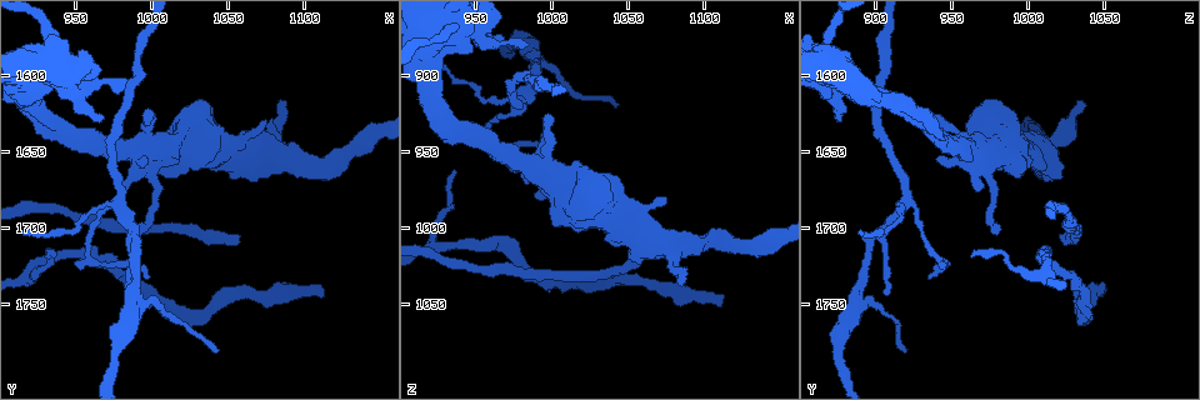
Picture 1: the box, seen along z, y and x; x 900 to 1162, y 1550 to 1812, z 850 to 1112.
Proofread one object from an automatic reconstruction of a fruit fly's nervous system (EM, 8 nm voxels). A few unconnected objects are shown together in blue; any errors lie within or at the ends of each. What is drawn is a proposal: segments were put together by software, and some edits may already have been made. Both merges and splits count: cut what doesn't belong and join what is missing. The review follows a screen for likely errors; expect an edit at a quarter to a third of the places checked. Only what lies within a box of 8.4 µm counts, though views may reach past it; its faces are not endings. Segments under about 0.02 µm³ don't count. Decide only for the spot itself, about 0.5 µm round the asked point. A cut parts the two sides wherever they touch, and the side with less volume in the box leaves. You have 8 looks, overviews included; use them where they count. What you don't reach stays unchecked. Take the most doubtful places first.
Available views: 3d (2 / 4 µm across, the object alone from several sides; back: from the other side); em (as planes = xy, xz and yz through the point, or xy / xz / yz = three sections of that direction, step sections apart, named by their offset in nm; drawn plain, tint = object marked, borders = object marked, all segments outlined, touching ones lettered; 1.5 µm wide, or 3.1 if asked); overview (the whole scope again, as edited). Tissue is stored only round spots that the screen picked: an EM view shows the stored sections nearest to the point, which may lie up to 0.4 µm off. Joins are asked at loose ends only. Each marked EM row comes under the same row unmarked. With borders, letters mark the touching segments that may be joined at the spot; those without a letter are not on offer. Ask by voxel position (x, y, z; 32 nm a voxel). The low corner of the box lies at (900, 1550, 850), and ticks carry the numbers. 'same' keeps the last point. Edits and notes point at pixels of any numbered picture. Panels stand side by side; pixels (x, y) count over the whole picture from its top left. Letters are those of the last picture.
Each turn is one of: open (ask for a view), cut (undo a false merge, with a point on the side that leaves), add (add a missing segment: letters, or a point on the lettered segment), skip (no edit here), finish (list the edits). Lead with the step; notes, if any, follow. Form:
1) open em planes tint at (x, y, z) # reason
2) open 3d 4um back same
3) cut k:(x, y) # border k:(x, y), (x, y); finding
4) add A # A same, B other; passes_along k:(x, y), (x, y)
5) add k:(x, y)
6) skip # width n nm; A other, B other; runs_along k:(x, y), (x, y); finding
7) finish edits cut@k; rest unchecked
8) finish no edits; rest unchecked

open em planes borders at (1056, 1706, 1022) # long arm stops here

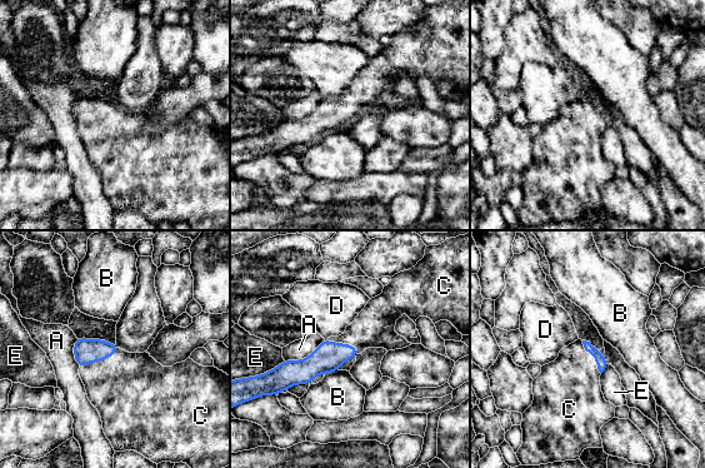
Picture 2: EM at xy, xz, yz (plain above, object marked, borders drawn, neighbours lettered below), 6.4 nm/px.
add C # A other, B other, C same, D other, E other; passes_along 2:(86, 350), (99, 361), (126, 388); it goes on there

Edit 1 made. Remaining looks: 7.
open em planes borders at (1110, 1746, 1050) # free end

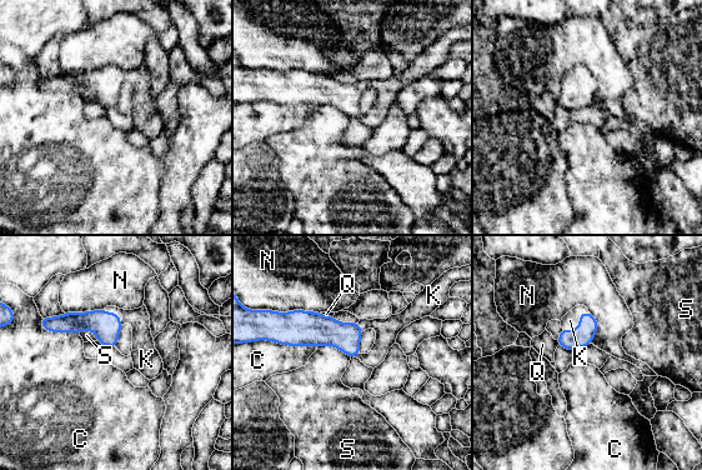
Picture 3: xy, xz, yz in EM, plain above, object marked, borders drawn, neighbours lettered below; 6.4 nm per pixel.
add K # width 140 nm; C other, K same, N other, Q other, S other; it goes on there

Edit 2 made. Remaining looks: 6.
open 3d 4um at (924, 1728, 1012) # abrupt turn

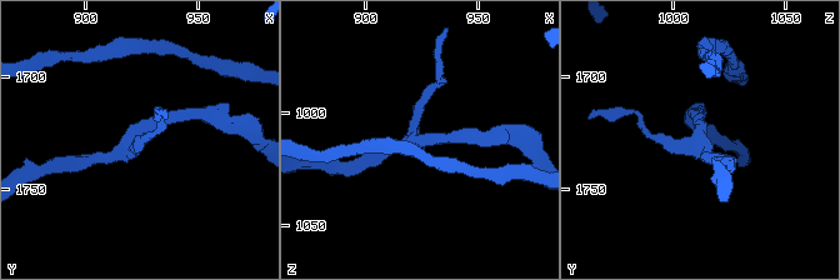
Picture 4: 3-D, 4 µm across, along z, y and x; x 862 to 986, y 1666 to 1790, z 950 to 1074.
open em xz step 8 tint at (922, 1727, 1011)

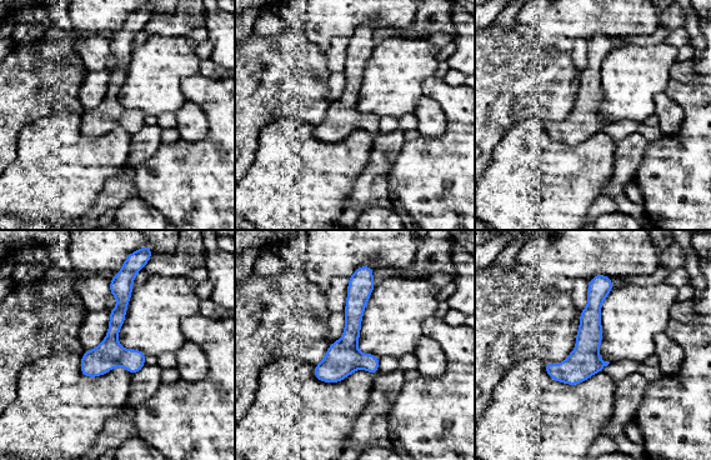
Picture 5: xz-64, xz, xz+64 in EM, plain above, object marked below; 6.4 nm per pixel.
open em xz step 8 borders same # what lies round it

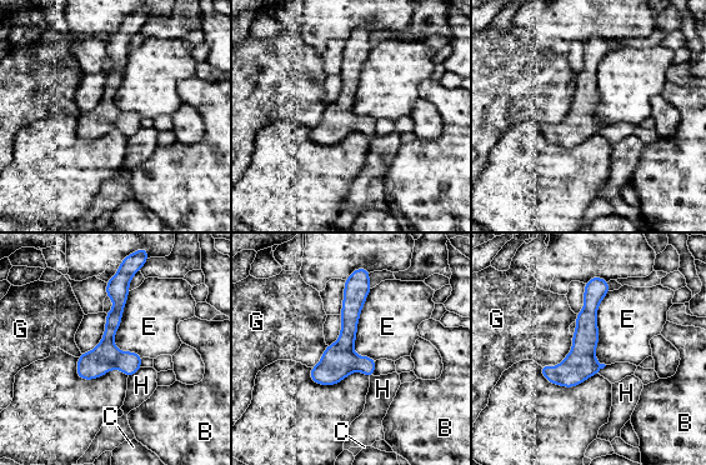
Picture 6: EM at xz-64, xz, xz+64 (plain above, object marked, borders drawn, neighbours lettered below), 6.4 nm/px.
skip # width 110 nm; B other, C other, E other, G other, H other; runs_along 6:(357, 279), (346, 341), (321, 381); one neuron here

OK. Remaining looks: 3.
finish edits add@2, add@3; rest unchecked

